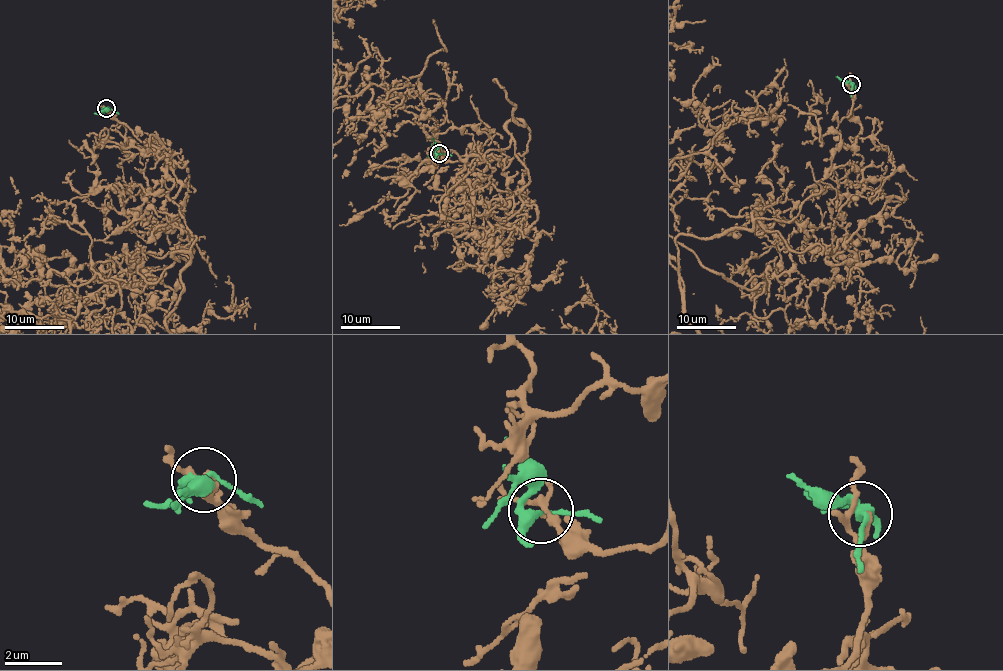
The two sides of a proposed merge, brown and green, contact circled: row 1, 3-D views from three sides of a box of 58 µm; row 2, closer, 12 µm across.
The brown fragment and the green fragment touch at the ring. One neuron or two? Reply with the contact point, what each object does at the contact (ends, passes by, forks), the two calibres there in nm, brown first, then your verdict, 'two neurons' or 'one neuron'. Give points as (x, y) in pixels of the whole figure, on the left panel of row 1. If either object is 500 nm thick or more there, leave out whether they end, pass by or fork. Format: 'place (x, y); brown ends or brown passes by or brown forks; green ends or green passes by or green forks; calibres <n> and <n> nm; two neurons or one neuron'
place (106, 108); brown ends; green forks; calibres 130 and 280 nm; two neurons

